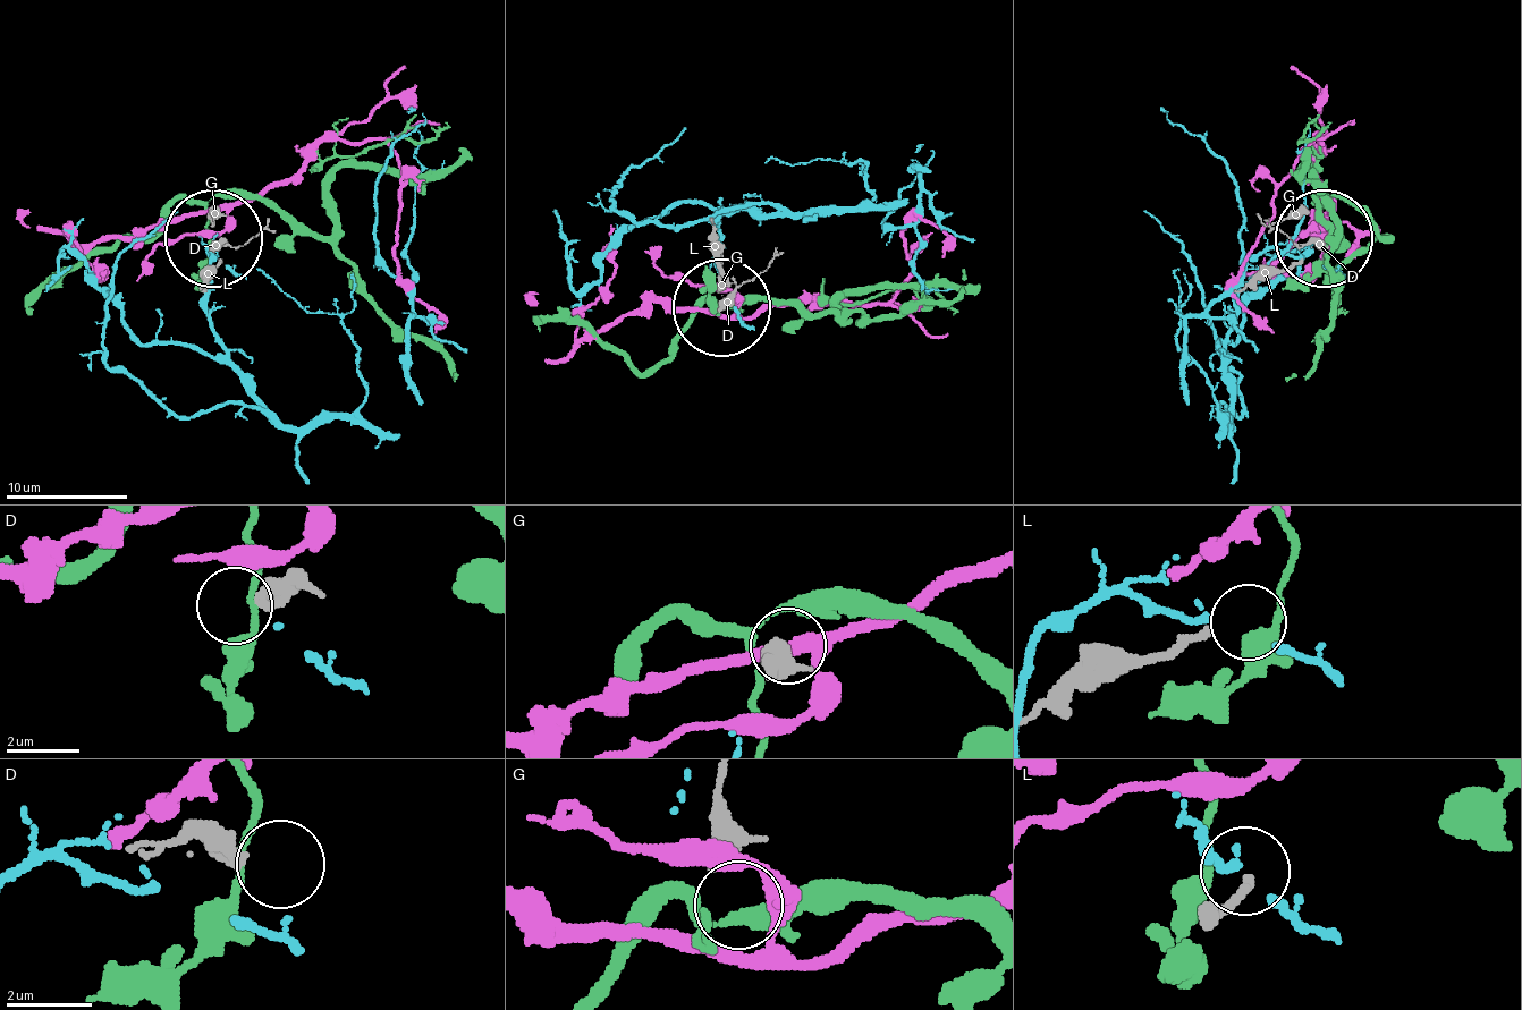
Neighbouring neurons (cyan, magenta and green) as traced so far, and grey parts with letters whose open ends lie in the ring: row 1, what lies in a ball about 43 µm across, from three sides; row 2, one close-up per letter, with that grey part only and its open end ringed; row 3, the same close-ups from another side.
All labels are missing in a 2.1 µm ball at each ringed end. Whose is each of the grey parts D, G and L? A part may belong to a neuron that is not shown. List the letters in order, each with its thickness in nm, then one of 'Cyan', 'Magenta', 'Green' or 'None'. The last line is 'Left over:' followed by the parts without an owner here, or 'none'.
D: Thickness 420 nm. None
G: Thickness 400 nm. None
L: Thickness 200 nm. None
Left over: D, G, L

